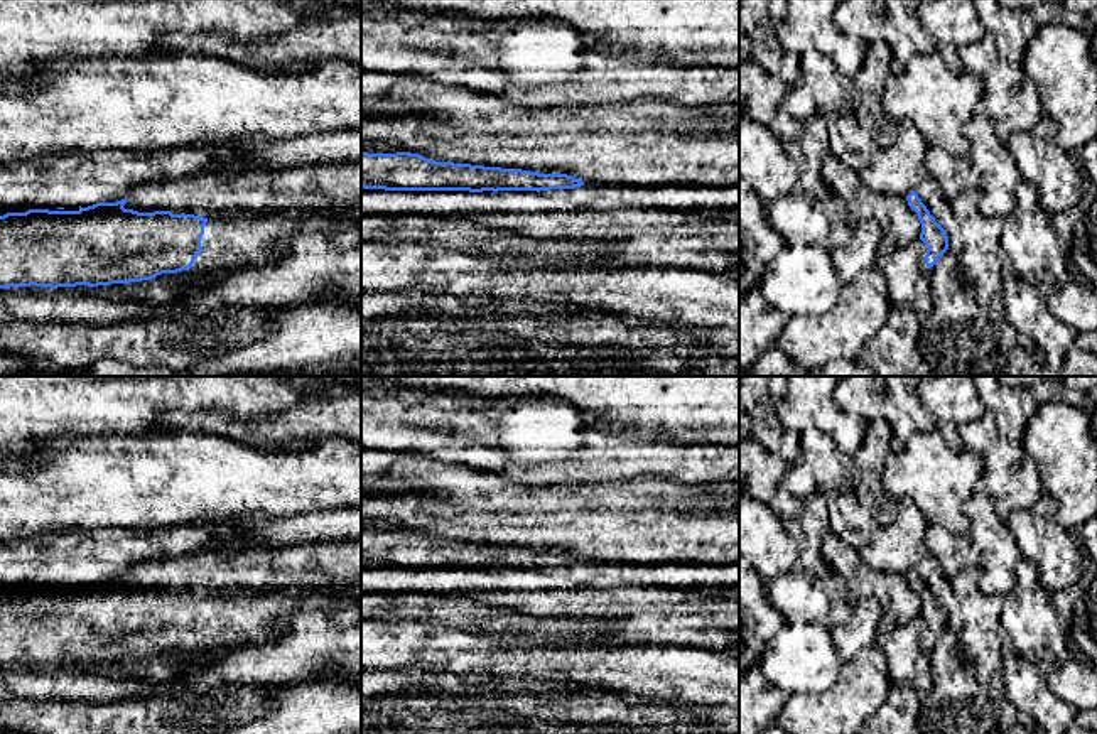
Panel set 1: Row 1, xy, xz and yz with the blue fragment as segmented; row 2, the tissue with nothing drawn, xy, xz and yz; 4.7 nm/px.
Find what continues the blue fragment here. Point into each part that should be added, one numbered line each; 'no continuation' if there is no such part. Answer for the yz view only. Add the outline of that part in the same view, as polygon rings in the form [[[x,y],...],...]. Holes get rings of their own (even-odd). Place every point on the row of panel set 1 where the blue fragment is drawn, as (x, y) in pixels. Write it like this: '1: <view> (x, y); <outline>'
1: yz (929, 191); [[[930,175],[916,186],[915,192],[933,218],[938,216],[950,204],[942,194],[940,186]]]

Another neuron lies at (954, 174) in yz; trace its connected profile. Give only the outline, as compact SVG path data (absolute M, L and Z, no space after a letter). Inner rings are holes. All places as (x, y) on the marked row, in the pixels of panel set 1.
M928 145L925 167L948 202L962 192L979 187L981 182L981 172L969 157L955 157L938 145Z

